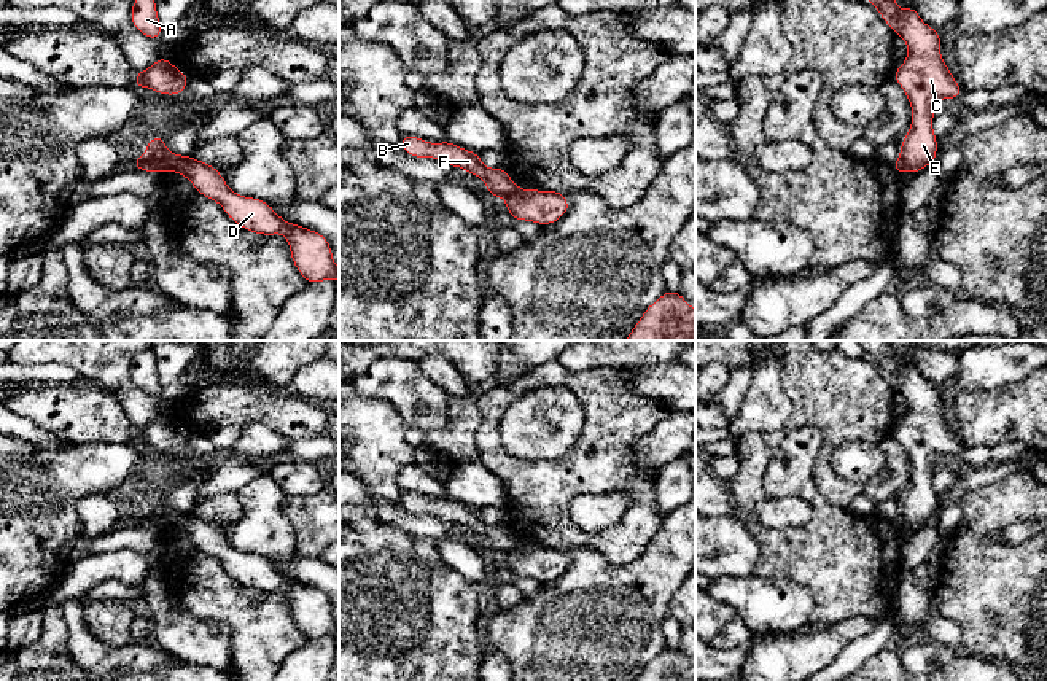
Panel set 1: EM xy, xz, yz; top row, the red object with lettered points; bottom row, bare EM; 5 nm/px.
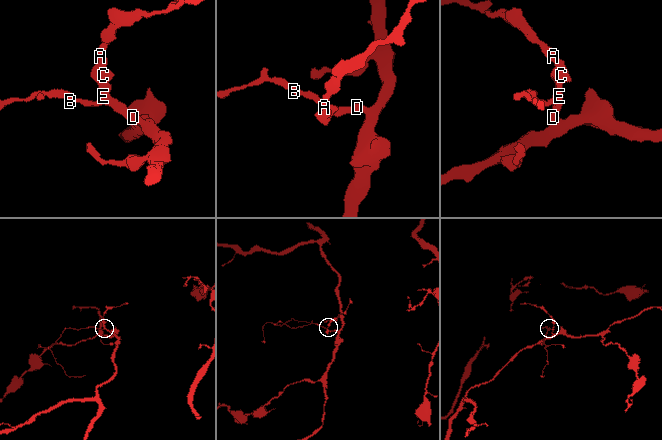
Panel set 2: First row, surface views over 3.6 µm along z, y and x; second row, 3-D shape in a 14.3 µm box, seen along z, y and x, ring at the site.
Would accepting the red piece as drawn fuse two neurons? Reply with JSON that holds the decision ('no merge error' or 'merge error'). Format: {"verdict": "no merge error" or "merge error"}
{"verdict": "merge error"}

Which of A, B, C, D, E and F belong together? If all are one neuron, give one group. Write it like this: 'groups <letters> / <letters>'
groups A C D E / B F

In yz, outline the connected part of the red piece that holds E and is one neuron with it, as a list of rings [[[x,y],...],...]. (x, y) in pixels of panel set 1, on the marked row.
[[[896,0],[867,2],[909,46],[909,56],[893,78],[912,105],[912,126],[901,142],[901,158],[907,170],[917,173],[937,156],[937,140],[932,130],[937,100],[955,100],[963,95],[963,89],[940,56],[940,33],[926,25],[913,6],[901,11]]]

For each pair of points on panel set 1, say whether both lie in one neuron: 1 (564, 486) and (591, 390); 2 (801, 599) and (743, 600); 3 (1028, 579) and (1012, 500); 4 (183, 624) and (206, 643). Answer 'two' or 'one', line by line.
1: one
2: one
3: one
4: one

